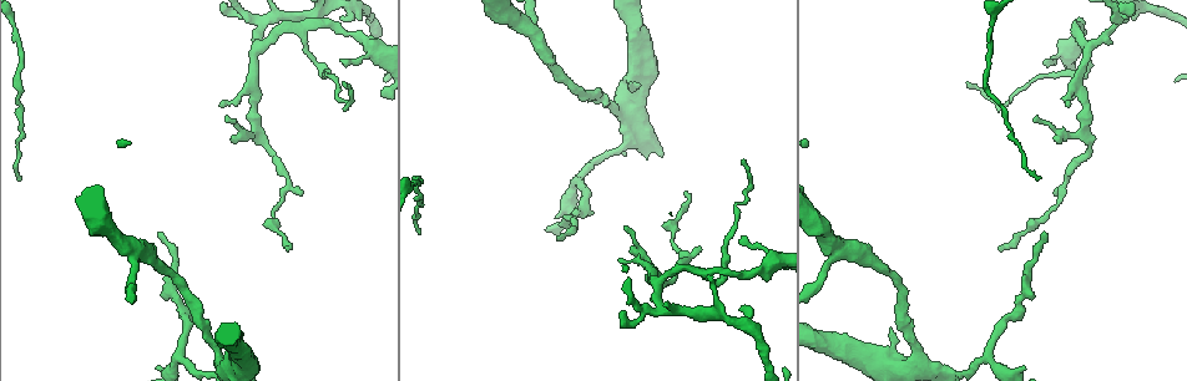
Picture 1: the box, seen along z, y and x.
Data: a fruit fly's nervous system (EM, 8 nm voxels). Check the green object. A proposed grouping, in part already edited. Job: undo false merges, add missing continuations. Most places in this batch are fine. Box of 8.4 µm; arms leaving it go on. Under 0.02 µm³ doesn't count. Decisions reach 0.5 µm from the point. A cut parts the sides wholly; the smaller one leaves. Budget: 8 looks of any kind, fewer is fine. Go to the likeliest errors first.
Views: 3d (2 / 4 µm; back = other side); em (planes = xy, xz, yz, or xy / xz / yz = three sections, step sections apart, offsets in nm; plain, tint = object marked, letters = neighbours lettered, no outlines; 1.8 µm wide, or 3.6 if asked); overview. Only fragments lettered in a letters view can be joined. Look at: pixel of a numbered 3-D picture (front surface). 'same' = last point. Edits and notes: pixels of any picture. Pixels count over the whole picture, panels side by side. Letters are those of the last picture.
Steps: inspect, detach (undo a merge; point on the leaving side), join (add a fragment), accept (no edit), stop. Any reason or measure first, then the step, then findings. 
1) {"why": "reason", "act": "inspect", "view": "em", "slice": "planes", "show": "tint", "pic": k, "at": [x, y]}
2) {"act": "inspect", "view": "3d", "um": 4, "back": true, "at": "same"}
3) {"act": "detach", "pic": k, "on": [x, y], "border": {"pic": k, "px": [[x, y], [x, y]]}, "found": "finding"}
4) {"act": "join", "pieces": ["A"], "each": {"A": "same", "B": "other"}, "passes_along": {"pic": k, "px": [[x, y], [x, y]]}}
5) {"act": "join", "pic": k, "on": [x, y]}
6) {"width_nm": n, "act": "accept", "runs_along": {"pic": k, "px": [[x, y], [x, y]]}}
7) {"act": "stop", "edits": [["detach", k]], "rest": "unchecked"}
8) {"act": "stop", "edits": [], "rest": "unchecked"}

{"act": "inspect", "view": "3d", "um": 2, "pic": 1, "at": [285, 248]}

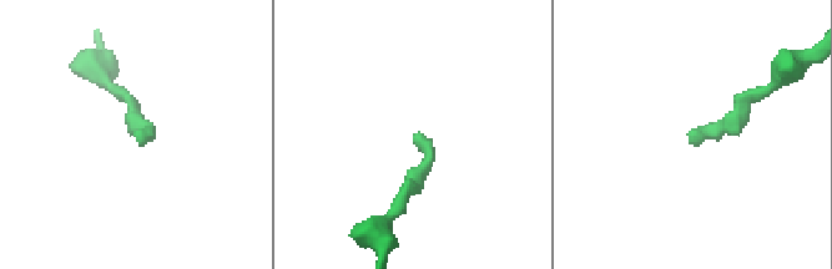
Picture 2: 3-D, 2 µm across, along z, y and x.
{"act": "inspect", "view": "em", "slice": "planes", "show": "letters", "pic": 2, "at": [689, 140]}

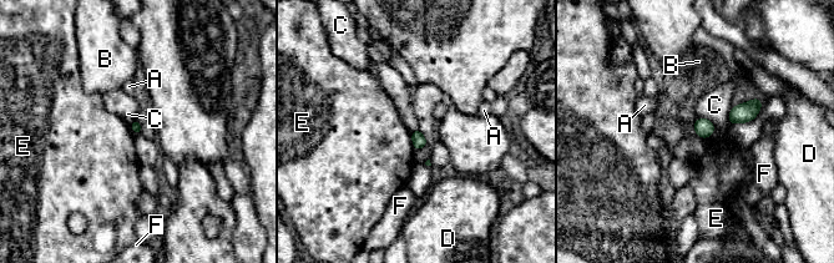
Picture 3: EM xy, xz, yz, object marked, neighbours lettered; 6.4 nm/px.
{"width_nm": 60, "longest_contact_nm": ["C", 120], "act": "accept", "each": {"A": "other", "B": "other", "C": "other", "D": "other", "E": "other", "F": "other"}, "found": "no lettered fragment goes on from it"}

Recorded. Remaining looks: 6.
{"why": "branch stops here", "act": "inspect", "view": "3d", "um": 4, "back": true, "pic": 1, "at": [1047, 235]}

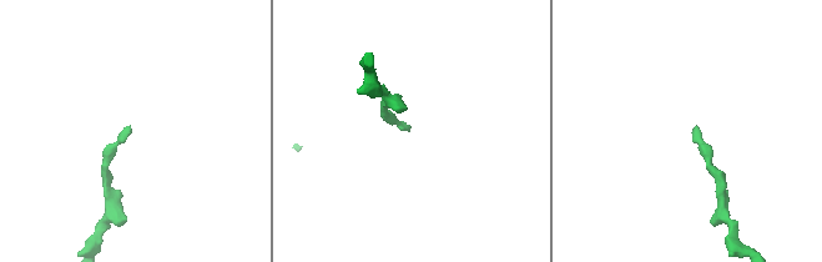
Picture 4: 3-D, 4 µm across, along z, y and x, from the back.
{"act": "inspect", "view": "em", "slice": "planes", "show": "plain", "pic": 4, "at": [696, 128]}

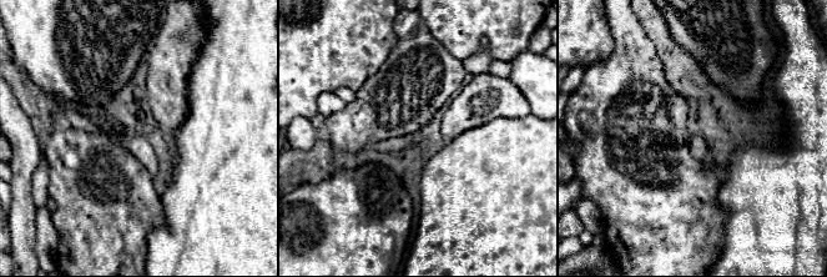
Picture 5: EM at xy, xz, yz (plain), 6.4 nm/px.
{"why": "see the neighbours", "act": "inspect", "view": "em", "slice": "planes", "show": "letters", "at": "same"}

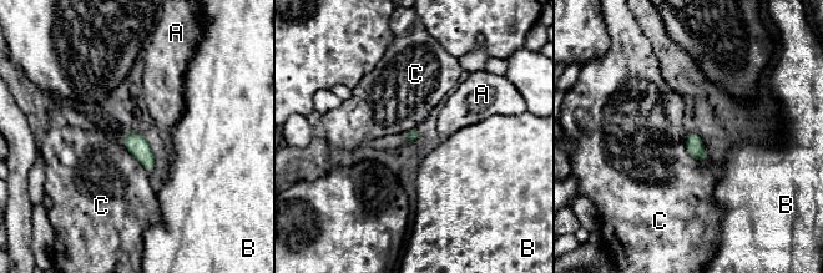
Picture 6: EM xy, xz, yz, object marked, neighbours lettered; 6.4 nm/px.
{"act": "accept", "each": {"A": "other", "B": "other", "C": "other"}, "border": {"pic": 6, "px": [[686, 135], [686, 150], [702, 161]]}, "found": "none of them fits"}

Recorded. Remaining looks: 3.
{"why": "thin arm on a thick one", "act": "inspect", "view": "em", "um": 3.6, "slice": "yz", "step": 16, "show": "tint", "pic": 1, "at": [917, 362]}

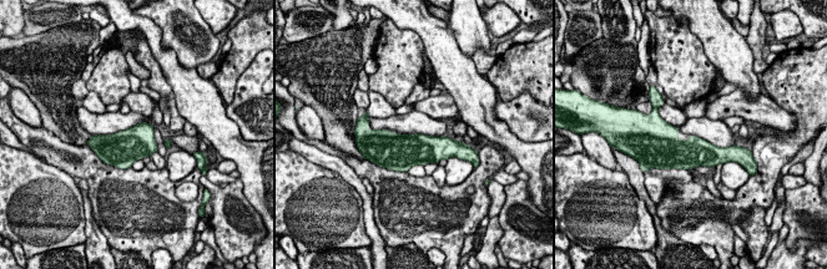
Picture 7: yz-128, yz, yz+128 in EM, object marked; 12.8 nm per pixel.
{"why": "see the neighbours", "act": "inspect", "view": "em", "um": 3.6, "slice": "yz", "step": 16, "show": "letters", "at": "same"}

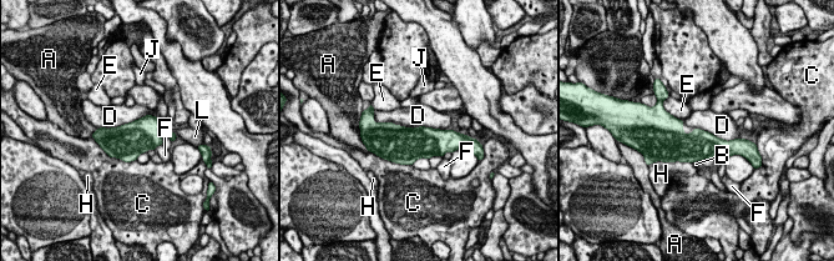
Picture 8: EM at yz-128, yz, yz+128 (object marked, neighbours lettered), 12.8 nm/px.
{"act": "accept", "each": {"A": "other", "B": "other", "C": "other", "D": "other", "E": "other", "F": "other", "H": "other", "J": "other", "L": "other"}, "border": {"pic": 8, "px": [[377, 121], [448, 129]]}, "found": "continuous, no second neuron"}

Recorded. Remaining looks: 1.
{"act": "stop", "edits": [], "rest": "unchecked"}

